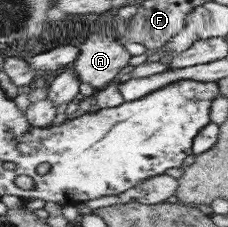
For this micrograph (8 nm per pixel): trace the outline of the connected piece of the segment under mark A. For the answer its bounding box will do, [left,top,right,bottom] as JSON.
[70,34,131,93]

